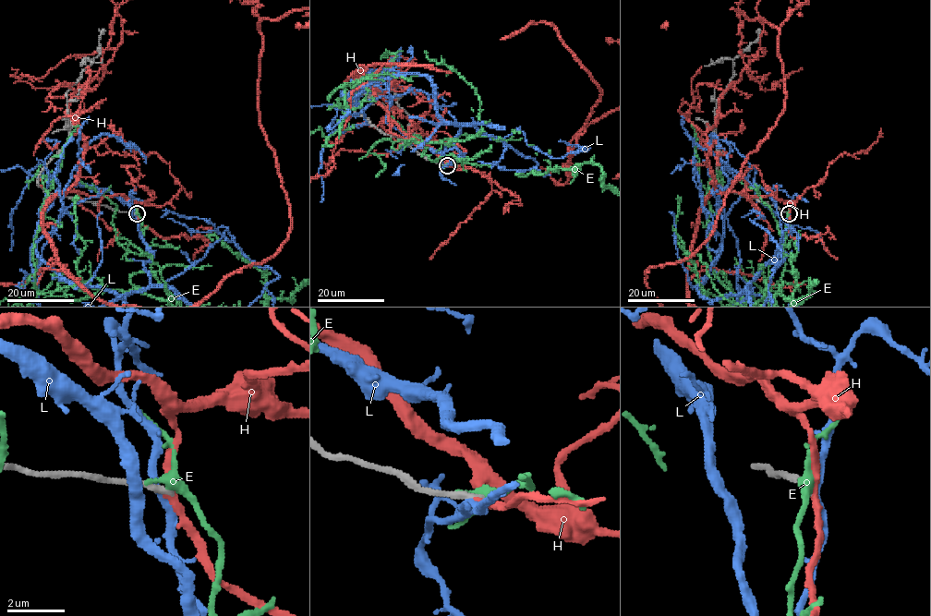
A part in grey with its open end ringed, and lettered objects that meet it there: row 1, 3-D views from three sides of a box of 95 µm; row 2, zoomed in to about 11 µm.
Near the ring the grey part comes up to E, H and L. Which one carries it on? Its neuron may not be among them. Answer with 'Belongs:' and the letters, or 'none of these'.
Belongs: none of these

